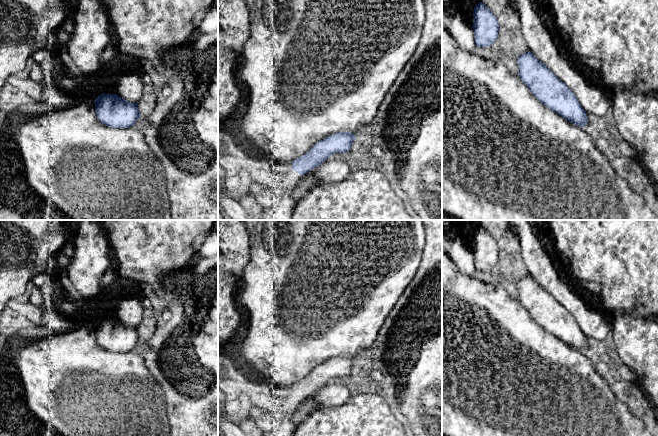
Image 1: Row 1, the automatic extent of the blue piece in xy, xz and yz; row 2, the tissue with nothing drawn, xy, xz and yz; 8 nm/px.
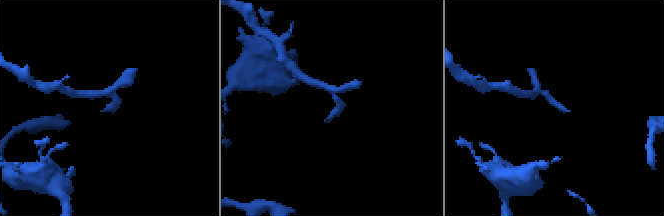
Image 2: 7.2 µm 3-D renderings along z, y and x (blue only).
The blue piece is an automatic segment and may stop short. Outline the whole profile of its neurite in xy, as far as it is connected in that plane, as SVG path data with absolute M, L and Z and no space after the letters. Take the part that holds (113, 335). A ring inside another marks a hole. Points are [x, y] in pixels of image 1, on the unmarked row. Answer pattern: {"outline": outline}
{"outline": "M102 317L95 324L100 347L111 352L129 352L141 341L138 327L129 326L117 318Z"}

